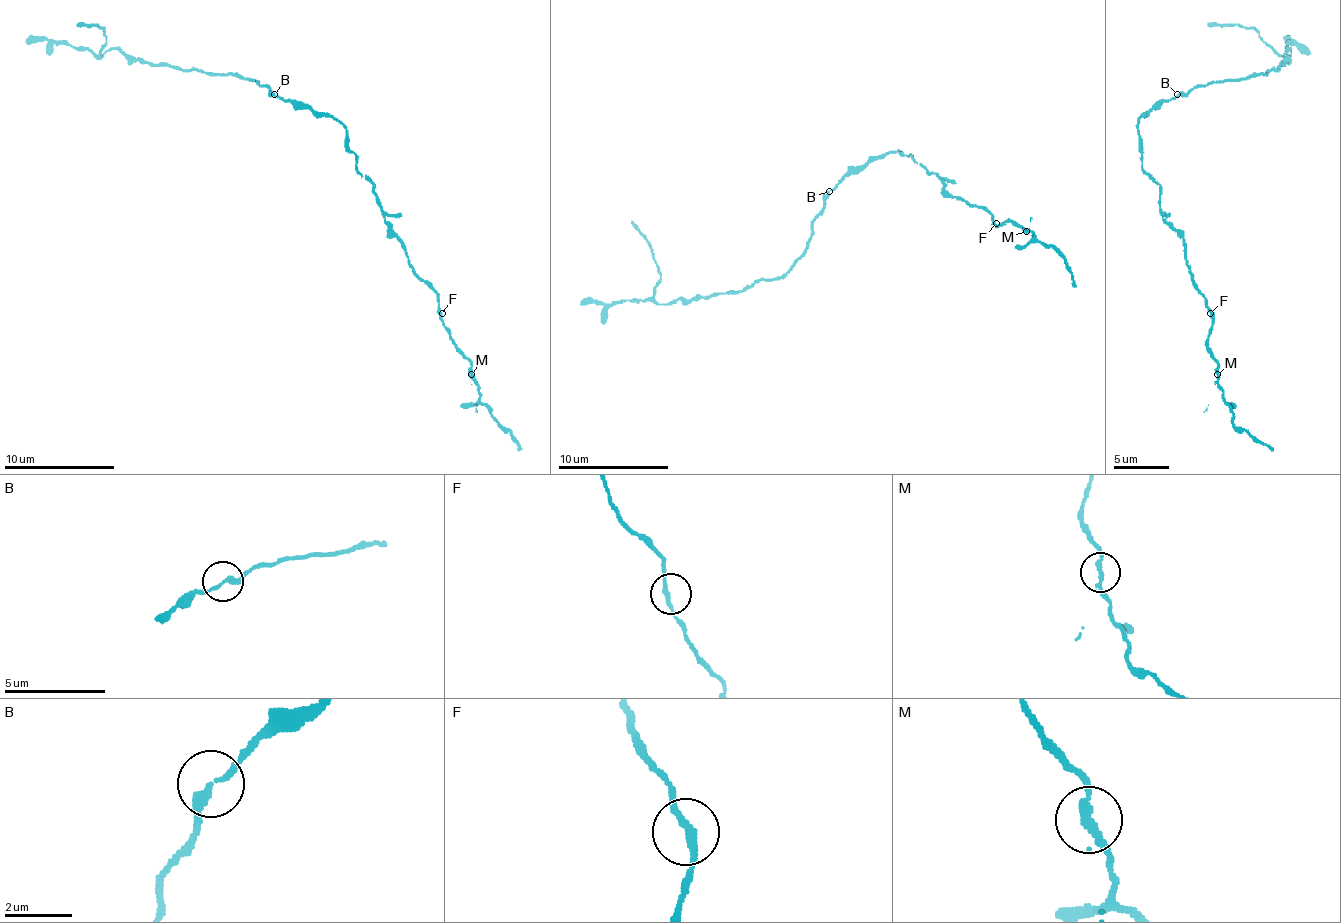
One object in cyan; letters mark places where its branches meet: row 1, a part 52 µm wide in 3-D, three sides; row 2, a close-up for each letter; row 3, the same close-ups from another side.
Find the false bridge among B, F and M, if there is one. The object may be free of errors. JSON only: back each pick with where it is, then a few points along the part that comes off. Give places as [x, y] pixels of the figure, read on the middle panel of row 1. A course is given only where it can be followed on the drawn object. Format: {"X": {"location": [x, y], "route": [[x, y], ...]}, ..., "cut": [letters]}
{"M": {"location": [1026, 231], "route": [[1027, 232], [1049, 245], [1065, 262], [1073, 287]]}, "cut": ["M"]}

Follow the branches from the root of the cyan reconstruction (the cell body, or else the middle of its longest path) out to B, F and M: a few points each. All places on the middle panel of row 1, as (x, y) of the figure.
B: (894, 152), (869, 157), (828, 190)
F: (894, 152), (911, 154), (927, 174), (938, 177), (955, 199), (982, 207), (996, 223)
M: (894, 152), (911, 154), (927, 174), (938, 177), (955, 199), (982, 207), (996, 226), (1013, 221), (1027, 232)

